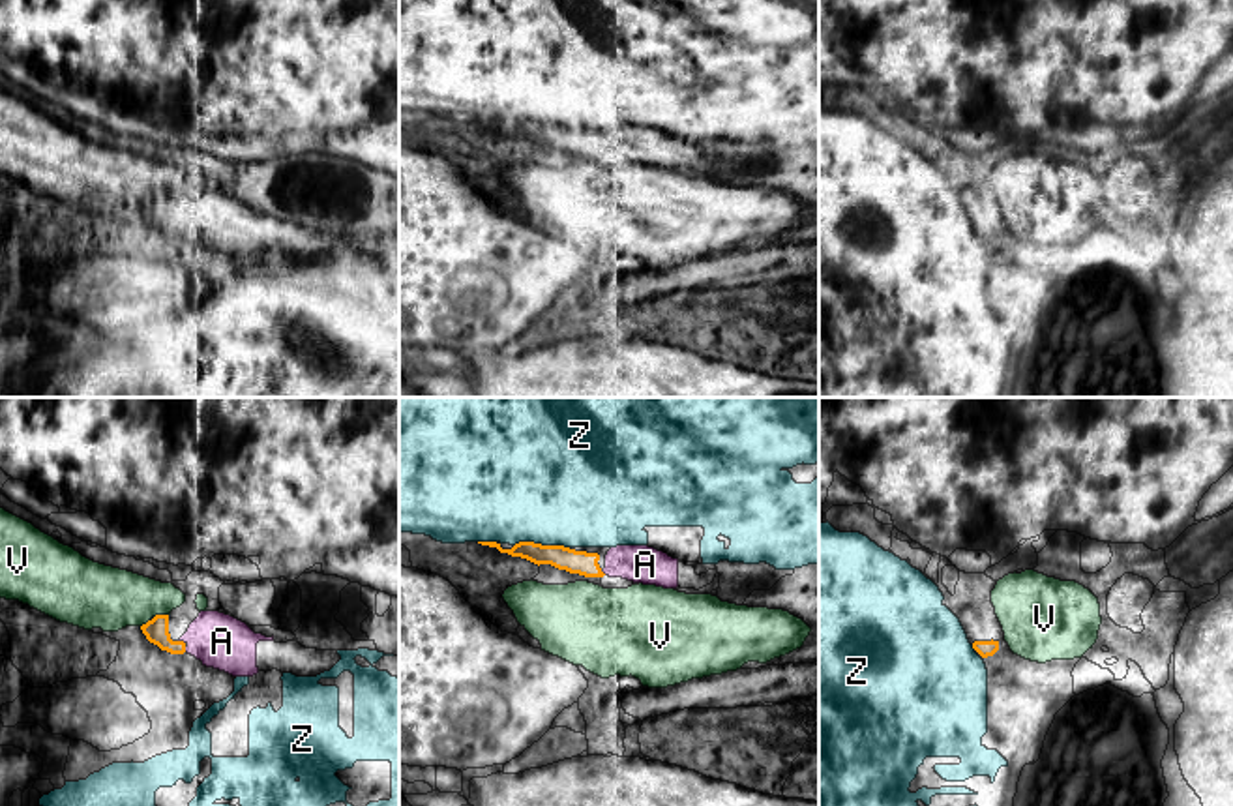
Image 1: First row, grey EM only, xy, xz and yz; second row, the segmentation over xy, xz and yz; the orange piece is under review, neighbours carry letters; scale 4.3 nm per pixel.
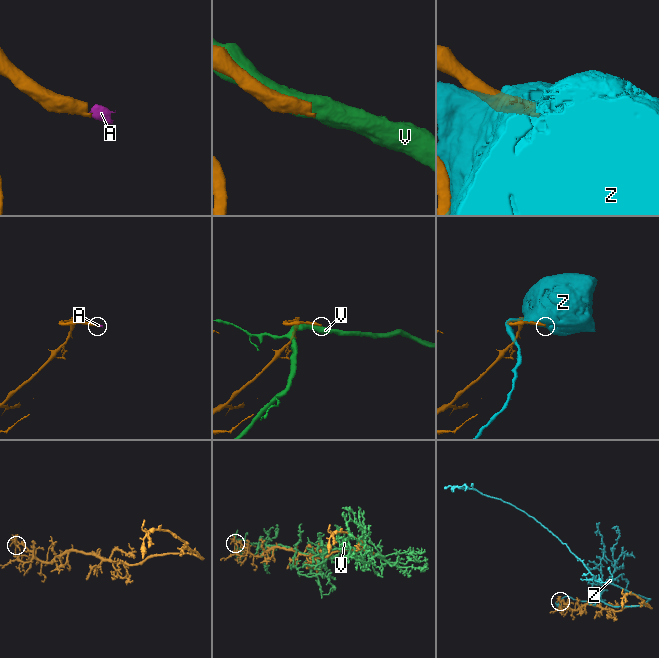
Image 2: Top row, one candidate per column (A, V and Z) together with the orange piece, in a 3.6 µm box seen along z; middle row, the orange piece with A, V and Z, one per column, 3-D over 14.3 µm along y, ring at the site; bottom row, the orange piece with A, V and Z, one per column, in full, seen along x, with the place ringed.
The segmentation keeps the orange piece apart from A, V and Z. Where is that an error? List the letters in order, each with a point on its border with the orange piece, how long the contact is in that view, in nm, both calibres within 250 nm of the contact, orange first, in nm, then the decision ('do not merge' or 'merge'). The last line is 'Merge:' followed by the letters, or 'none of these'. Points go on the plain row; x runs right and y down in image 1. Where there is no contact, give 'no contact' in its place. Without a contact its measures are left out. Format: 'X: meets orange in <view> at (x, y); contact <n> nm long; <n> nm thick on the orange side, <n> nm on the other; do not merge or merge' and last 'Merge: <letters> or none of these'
A: meets orange in xy at (182, 222); contact 40 nm long; 110 nm thick on the orange side, 240 nm on the other; merge
V: meets orange in xy at (160, 195); contact 70 nm long; 110 nm thick on the orange side, 260 nm on the other; do not merge
Z: meets orange in xz at (540, 124); contact 240 nm long; 100 nm thick on the orange side, 500 nm on the other; do not merge
Merge: A

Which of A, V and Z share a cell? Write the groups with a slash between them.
A / V / Z

